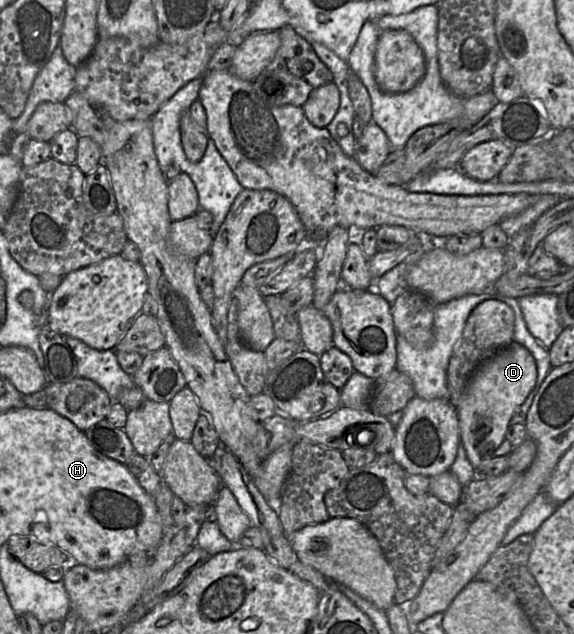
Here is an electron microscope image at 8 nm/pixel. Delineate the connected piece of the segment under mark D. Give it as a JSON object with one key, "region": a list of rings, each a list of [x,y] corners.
{"region":[[[513,341],[482,362],[471,376],[457,406],[457,413],[460,440],[477,476],[505,440],[510,420],[535,387],[537,375],[537,365],[532,354]]]}

